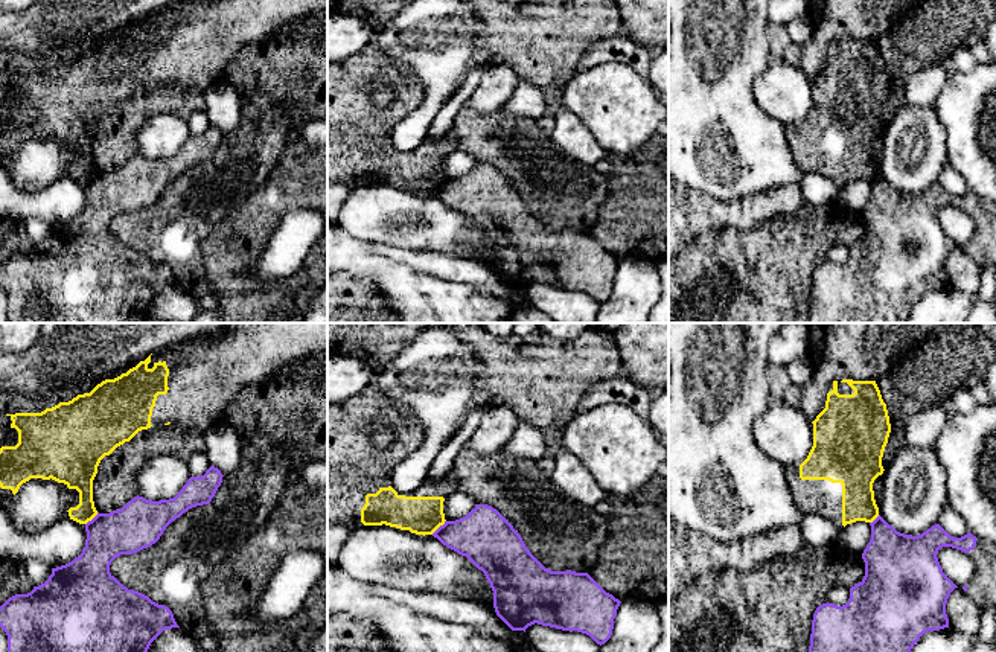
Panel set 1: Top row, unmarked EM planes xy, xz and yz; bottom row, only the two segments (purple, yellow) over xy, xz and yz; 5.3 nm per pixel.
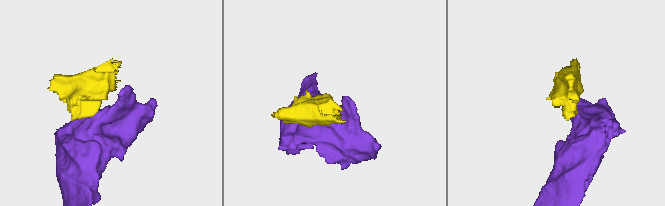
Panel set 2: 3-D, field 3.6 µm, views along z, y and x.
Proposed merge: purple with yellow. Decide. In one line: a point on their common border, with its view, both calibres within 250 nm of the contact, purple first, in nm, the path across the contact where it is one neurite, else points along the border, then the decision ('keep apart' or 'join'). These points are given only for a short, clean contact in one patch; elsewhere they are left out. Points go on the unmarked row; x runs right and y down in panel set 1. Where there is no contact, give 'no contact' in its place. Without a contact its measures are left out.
xz (440, 185) | 300/200 nm | along xz (445, 178), (431, 192) | keep apart

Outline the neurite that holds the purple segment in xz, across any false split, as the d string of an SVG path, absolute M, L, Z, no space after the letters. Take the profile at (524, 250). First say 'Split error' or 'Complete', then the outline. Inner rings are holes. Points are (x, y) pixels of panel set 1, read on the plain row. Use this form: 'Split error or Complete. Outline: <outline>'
Complete. Outline: M477 163L466 175L445 180L433 195L466 215L484 232L493 250L495 271L512 289L525 291L528 285L538 282L586 292L600 305L611 297L621 260L606 251L588 232L545 227L525 206L518 189L492 165Z

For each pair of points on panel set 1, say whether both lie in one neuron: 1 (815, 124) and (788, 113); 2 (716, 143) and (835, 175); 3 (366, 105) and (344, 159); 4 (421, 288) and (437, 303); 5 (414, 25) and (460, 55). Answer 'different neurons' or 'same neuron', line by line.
1: different neurons
2: different neurons
3: same neuron
4: same neuron
5: same neuron

